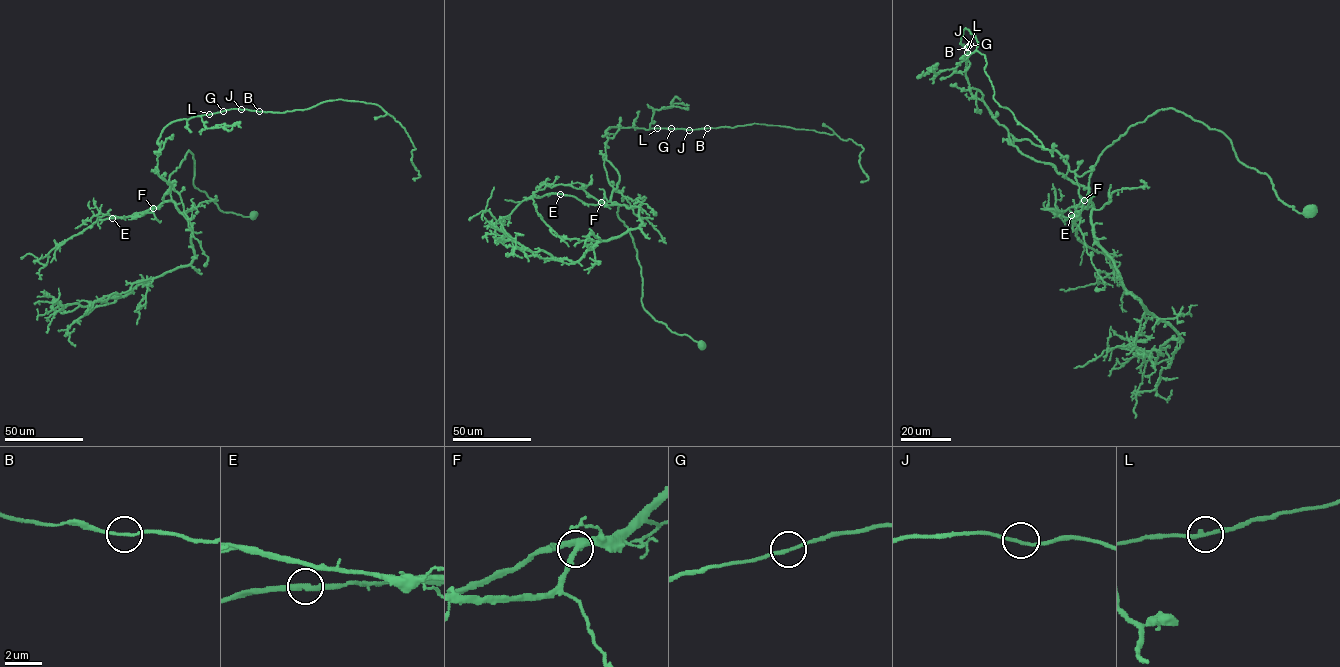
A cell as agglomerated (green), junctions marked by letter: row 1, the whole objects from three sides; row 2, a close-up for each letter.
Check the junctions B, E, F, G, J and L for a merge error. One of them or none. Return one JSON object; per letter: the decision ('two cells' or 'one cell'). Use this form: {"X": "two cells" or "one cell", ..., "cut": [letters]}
{"B": "one cell", "E": "one cell", "F": "one cell", "G": "one cell", "J": "one cell", "L": "one cell", "cut": []}

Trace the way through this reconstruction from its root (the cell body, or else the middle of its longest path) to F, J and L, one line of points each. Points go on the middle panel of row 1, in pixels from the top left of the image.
F: (701, 345), (688, 335), (672, 332), (644, 309), (641, 268), (632, 237), (618, 216), (619, 205), (601, 202)
J: (701, 345), (643, 307), (637, 249), (610, 201), (618, 172), (605, 155), (611, 127), (689, 130)
L: (701, 345), (643, 307), (637, 249), (610, 201), (619, 176), (606, 159), (605, 131), (658, 128)

